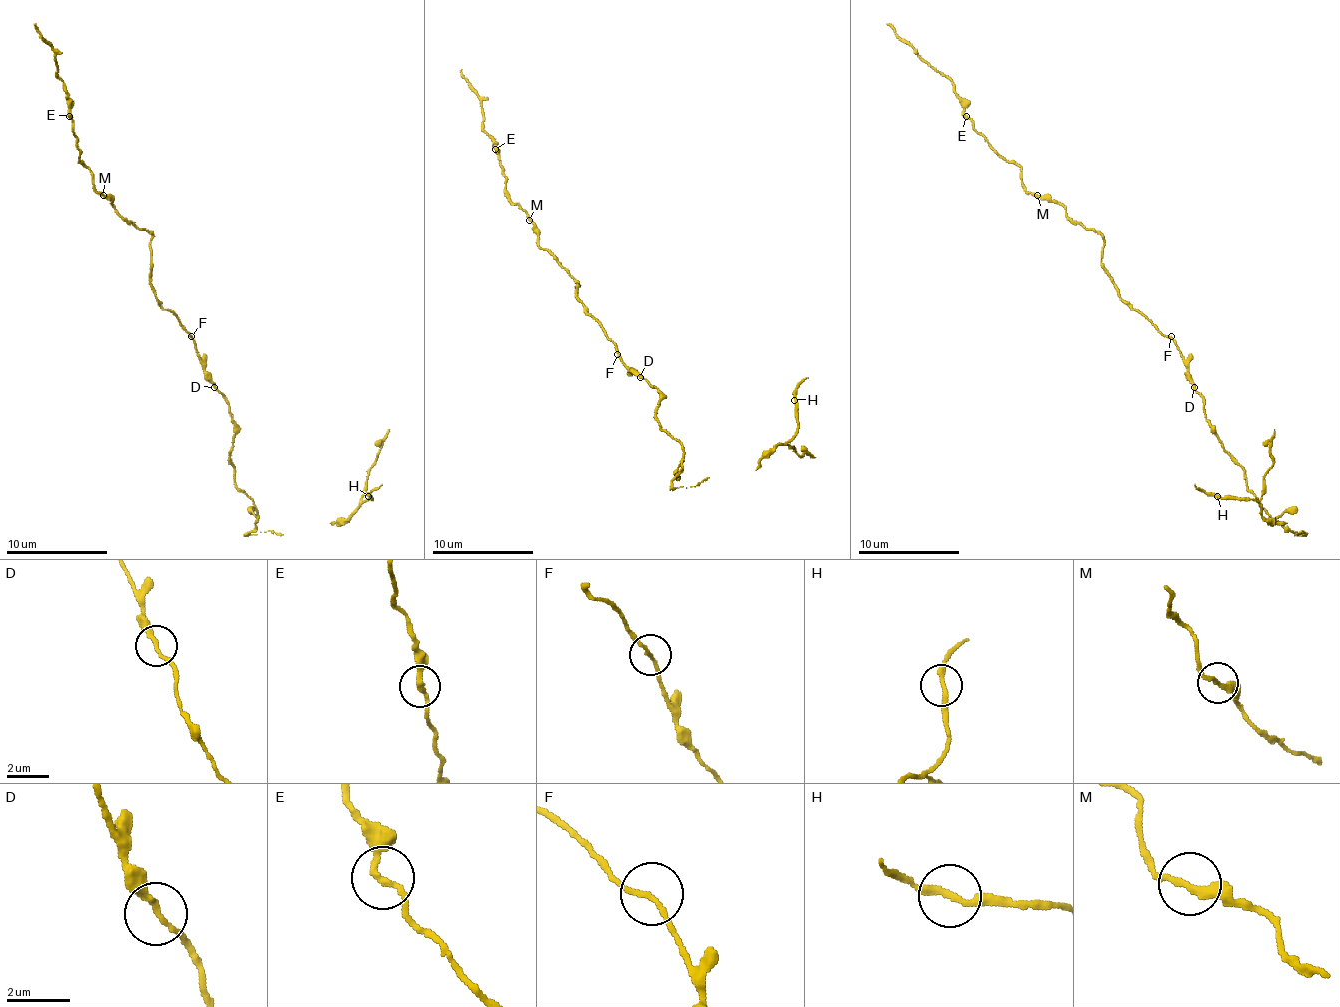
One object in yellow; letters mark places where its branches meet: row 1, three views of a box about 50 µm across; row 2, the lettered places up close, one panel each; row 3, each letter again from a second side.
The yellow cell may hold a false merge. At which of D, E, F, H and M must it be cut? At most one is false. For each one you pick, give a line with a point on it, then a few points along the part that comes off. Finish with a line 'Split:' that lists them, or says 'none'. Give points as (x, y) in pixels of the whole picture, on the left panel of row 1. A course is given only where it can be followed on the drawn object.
Split: none

